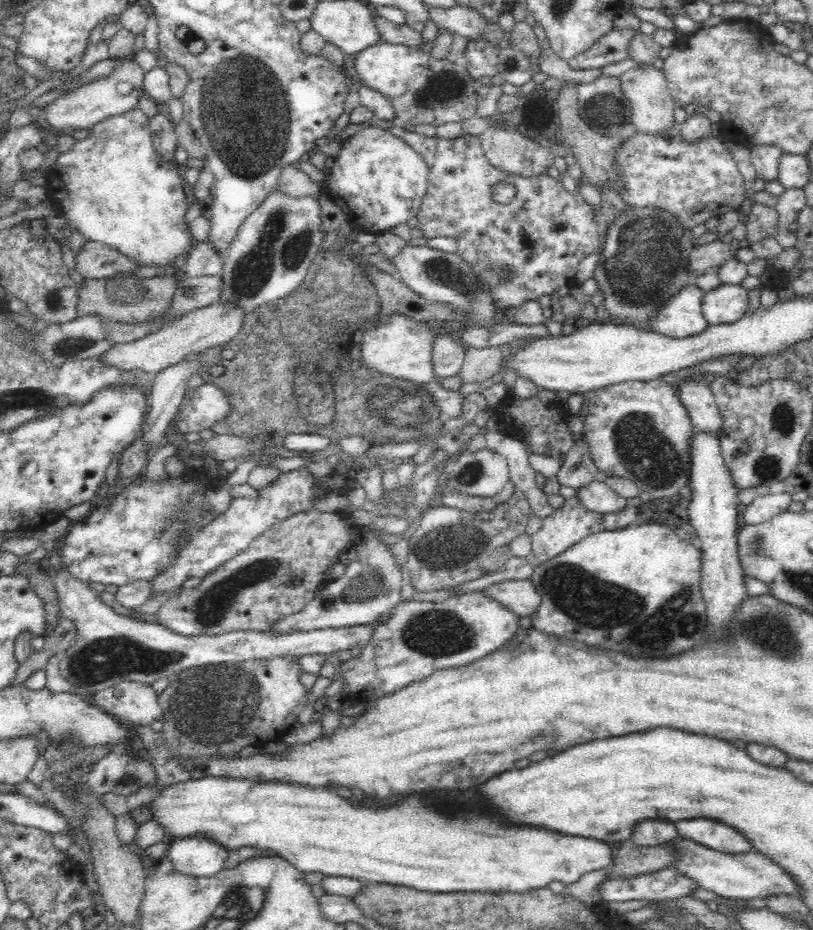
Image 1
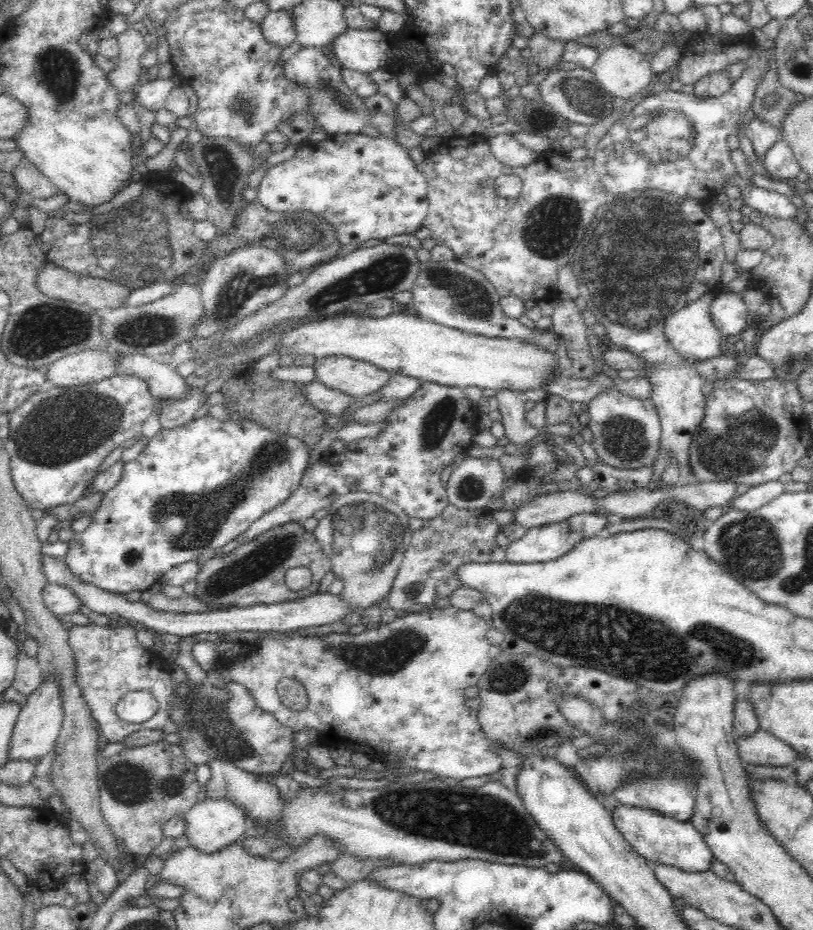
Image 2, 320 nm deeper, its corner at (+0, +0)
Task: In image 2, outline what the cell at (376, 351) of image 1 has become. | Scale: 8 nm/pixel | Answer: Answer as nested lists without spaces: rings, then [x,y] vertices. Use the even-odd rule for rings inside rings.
[[[328,356],[315,358],[316,382],[326,385],[332,391],[340,391],[350,397],[361,397],[380,390],[392,375],[374,364],[355,360],[348,356]]]

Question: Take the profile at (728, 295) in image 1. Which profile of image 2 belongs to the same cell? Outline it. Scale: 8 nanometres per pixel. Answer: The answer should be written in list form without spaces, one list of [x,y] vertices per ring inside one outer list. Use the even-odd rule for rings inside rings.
[[[715,293],[710,314],[714,326],[724,338],[730,334],[742,333],[753,324],[740,293]]]

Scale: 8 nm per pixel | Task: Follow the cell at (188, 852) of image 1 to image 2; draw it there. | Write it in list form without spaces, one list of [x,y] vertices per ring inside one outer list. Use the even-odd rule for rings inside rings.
[[[205,796],[198,801],[187,813],[182,814],[186,821],[186,837],[192,847],[202,852],[212,853],[236,843],[241,837],[250,832],[250,822],[247,812],[235,802],[227,798],[210,798]]]

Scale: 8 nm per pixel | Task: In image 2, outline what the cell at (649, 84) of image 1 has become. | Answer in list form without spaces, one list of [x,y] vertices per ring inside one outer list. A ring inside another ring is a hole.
[[[621,43],[600,51],[589,69],[606,92],[626,99],[640,93],[654,76],[646,54]]]

